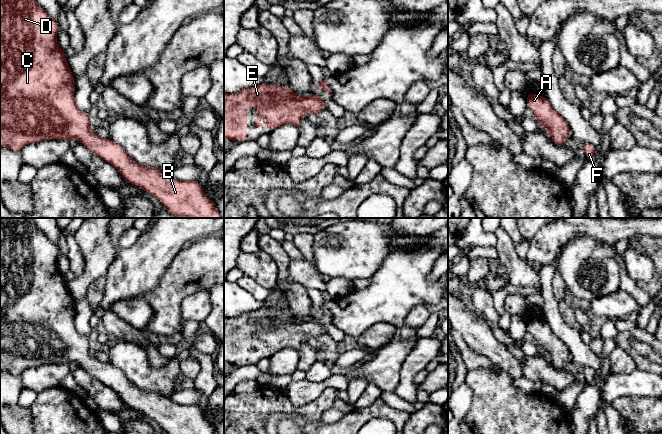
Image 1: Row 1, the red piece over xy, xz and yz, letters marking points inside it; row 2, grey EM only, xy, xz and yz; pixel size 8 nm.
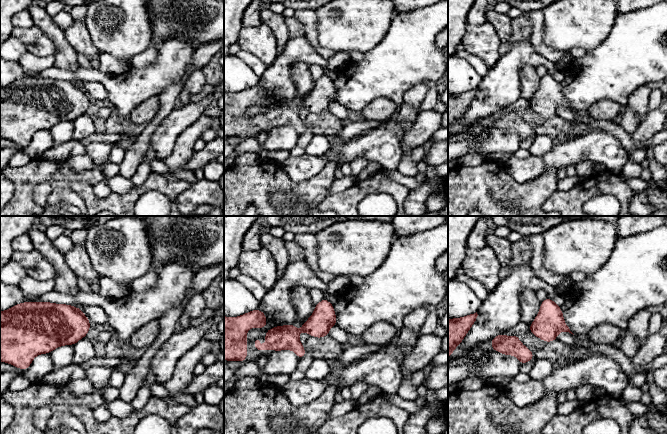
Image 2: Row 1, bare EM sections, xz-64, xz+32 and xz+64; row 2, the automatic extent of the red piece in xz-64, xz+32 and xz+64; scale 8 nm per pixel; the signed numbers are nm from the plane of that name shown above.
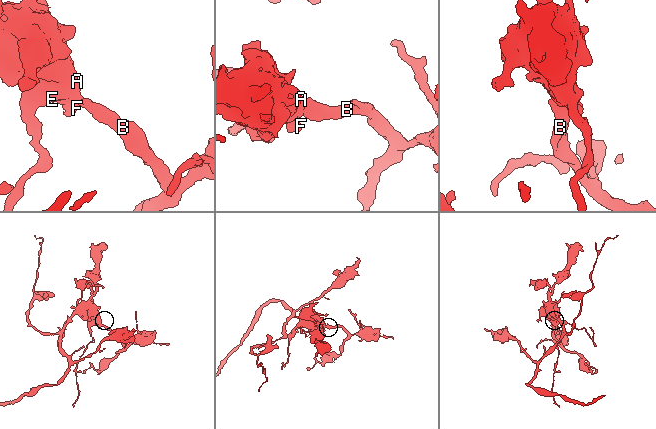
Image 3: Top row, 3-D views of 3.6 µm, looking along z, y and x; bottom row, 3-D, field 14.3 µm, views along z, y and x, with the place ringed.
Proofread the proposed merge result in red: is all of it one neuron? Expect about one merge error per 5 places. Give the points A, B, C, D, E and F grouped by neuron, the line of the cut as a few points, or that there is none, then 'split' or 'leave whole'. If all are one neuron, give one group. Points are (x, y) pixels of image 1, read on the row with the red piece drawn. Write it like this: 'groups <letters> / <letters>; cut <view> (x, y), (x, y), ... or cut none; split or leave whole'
groups A B C D E F; cut none; leave whole

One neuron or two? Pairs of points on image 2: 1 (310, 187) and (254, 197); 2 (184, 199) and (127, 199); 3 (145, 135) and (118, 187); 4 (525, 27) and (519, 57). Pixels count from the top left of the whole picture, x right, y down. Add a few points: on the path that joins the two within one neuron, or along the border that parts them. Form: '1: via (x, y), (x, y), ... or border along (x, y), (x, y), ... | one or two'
1: via (296, 187), (268, 187) | one
2: border along (191, 184), (175, 198), (176, 205) | two
3: border along (119, 174), (130, 179) | two
4: border along (529, 39), (518, 41), (503, 54) | two

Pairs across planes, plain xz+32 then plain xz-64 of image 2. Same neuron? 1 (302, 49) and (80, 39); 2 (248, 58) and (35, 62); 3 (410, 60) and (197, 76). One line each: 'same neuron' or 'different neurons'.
1: same neuron
2: same neuron
3: different neurons

